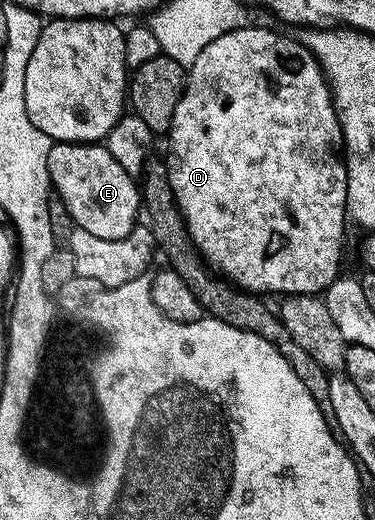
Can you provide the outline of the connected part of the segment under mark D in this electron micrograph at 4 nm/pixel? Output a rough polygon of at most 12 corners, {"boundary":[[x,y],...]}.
{"boundary":[[268,27],[187,68],[166,163],[241,291],[341,274],[348,169],[320,63]]}

